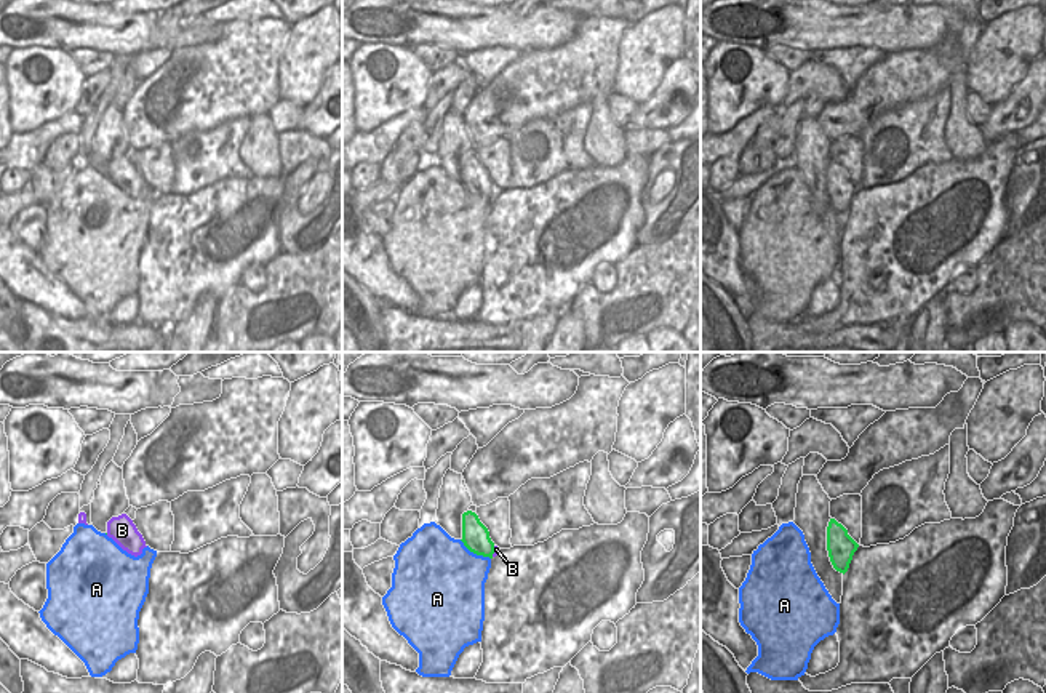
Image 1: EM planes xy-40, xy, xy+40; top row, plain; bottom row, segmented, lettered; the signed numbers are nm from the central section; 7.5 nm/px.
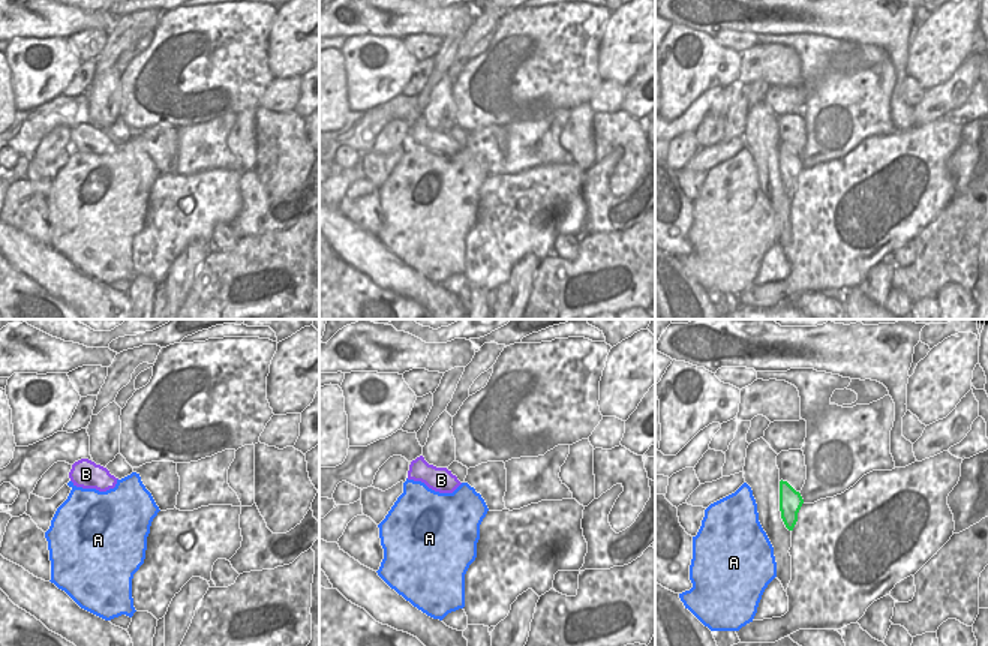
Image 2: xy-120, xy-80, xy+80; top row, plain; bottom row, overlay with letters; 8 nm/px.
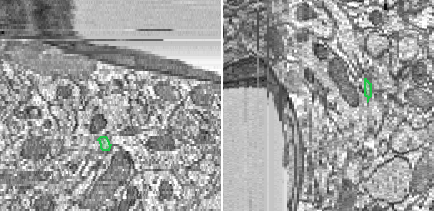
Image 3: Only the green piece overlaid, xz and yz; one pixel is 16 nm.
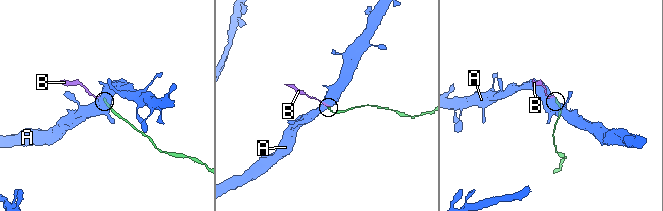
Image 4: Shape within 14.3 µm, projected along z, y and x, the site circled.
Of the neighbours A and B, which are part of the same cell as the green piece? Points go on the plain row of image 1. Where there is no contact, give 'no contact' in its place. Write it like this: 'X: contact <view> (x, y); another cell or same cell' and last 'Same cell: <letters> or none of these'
A: contact xy (475, 194); another cell
B: contact xy (493, 192); same cell
Same cell: B

